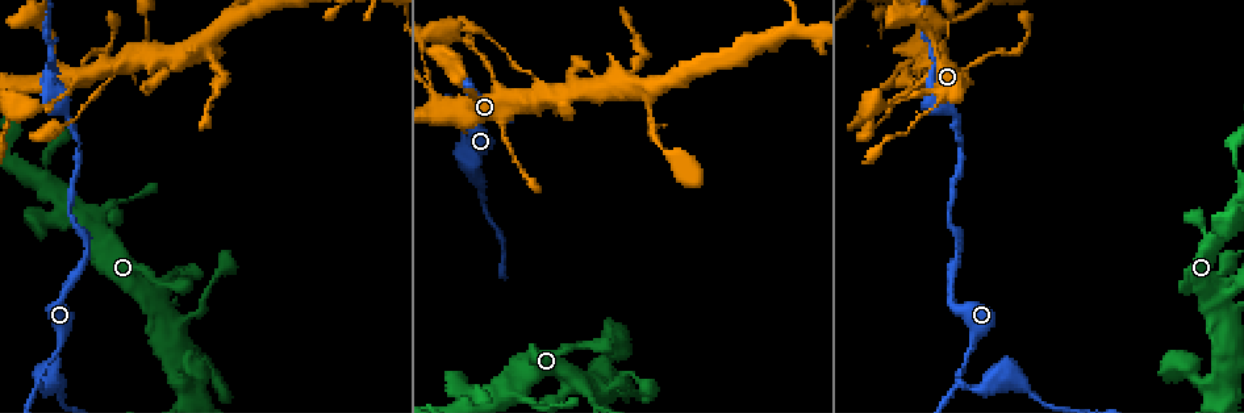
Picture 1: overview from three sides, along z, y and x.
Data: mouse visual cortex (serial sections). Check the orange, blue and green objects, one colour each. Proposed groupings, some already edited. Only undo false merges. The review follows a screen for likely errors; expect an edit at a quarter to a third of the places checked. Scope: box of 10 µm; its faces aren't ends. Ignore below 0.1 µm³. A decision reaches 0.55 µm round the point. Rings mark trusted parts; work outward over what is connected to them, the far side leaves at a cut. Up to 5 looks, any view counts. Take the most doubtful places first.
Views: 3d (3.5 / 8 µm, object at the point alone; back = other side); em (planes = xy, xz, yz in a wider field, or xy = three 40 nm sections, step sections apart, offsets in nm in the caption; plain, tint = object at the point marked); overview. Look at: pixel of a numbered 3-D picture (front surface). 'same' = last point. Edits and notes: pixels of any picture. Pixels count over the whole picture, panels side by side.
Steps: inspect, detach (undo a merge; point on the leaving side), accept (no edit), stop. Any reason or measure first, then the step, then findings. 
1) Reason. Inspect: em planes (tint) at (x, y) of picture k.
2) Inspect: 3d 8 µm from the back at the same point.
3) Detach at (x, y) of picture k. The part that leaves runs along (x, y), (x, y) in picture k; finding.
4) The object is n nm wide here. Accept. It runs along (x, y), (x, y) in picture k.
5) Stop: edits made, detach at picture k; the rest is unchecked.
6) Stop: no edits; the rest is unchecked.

A fork. Inspect: 3d 3.5 µm from the back at (960, 379) of picture 1.

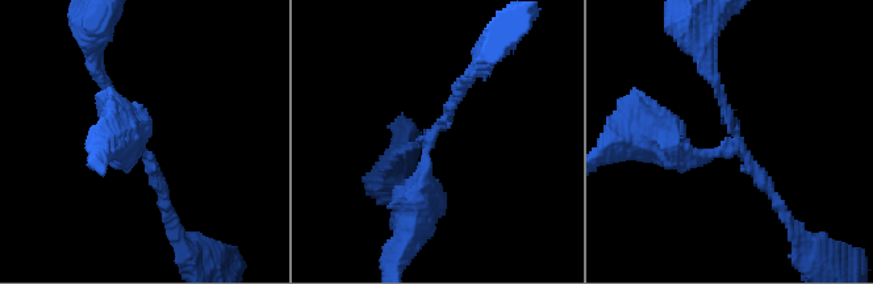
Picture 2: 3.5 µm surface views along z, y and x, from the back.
3 arms meet here; the arms are 150, 150, 300 nm wide. Inspect: em xy step 2 (tint) at (733, 135) of picture 2.

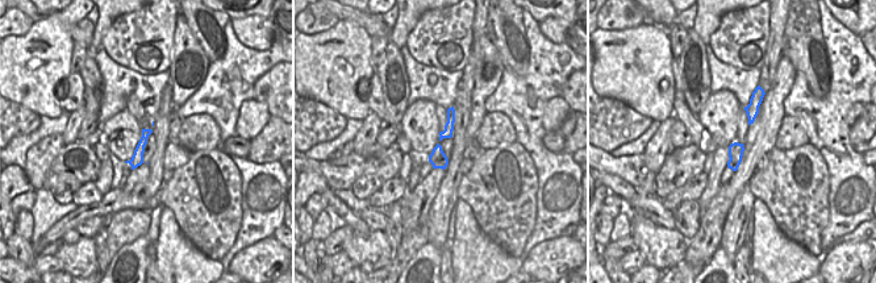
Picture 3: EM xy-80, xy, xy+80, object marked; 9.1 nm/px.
Detach at (626, 108) of picture 2. The part that leaves runs along (729, 146), (681, 154), (660, 134), (621, 138) in picture 2; two cells meet here.

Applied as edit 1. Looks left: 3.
Inspect: overview.

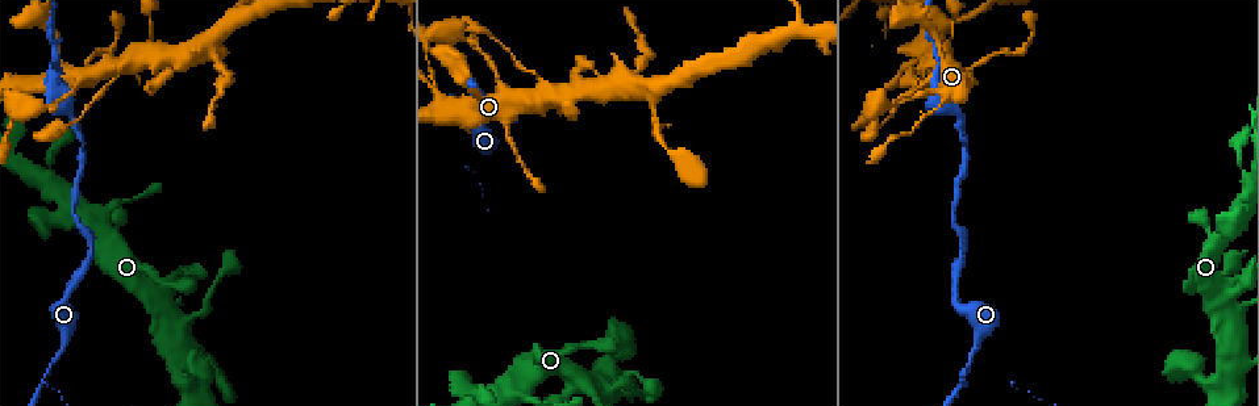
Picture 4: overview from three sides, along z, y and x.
Sudden change in width. Inspect: 3d 3.5 µm at (151, 39) of picture 4.

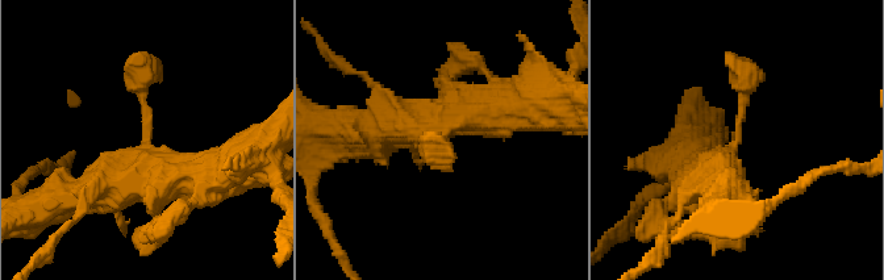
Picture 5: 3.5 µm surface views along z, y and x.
The arms are 250, 500 nm wide. Accept. It runs along (116, 184), (153, 176), (140, 51) in picture 5; continuous, no second cell.

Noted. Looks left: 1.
Stop: edits made, detach at picture 2; the rest is unchecked.

